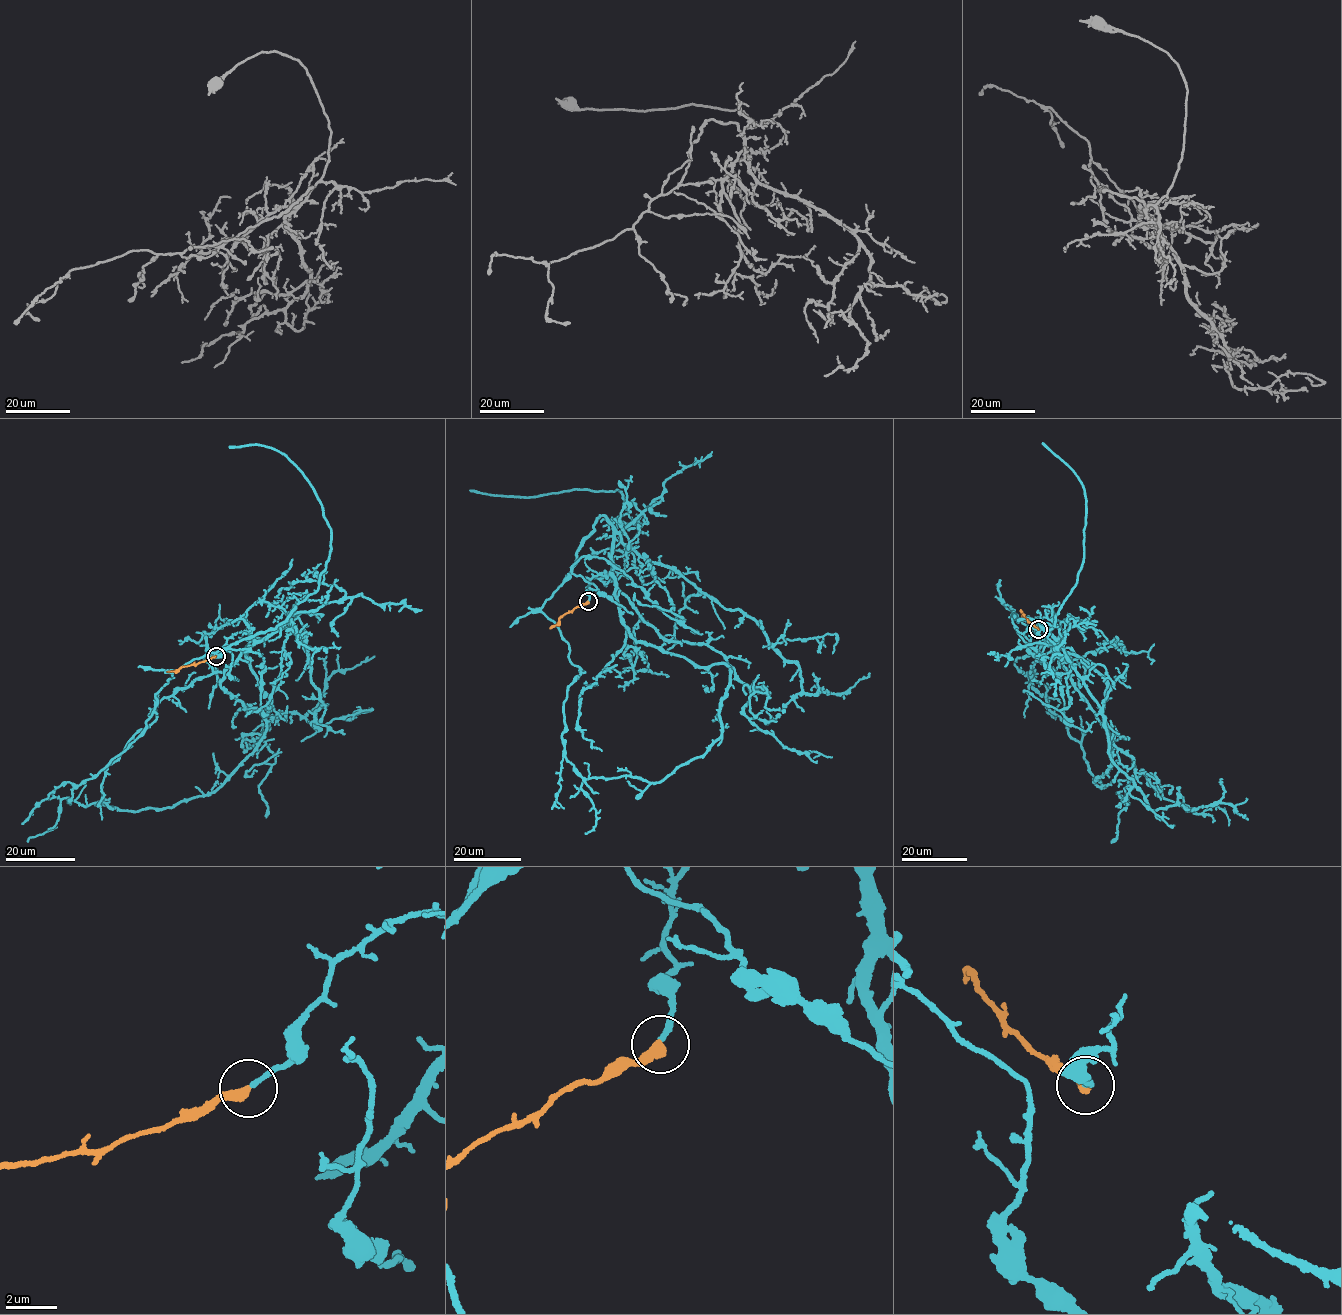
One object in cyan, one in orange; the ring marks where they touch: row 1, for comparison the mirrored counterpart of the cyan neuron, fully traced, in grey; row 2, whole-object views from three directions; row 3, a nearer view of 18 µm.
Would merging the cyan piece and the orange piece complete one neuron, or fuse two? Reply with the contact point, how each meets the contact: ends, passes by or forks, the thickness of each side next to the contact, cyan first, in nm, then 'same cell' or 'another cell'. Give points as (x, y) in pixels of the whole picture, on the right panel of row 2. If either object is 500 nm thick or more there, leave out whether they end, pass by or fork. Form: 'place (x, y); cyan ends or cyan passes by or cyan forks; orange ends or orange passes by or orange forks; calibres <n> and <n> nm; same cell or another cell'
place (1038, 629); cyan ends; orange ends; calibres 190 and 380 nm; same cell

